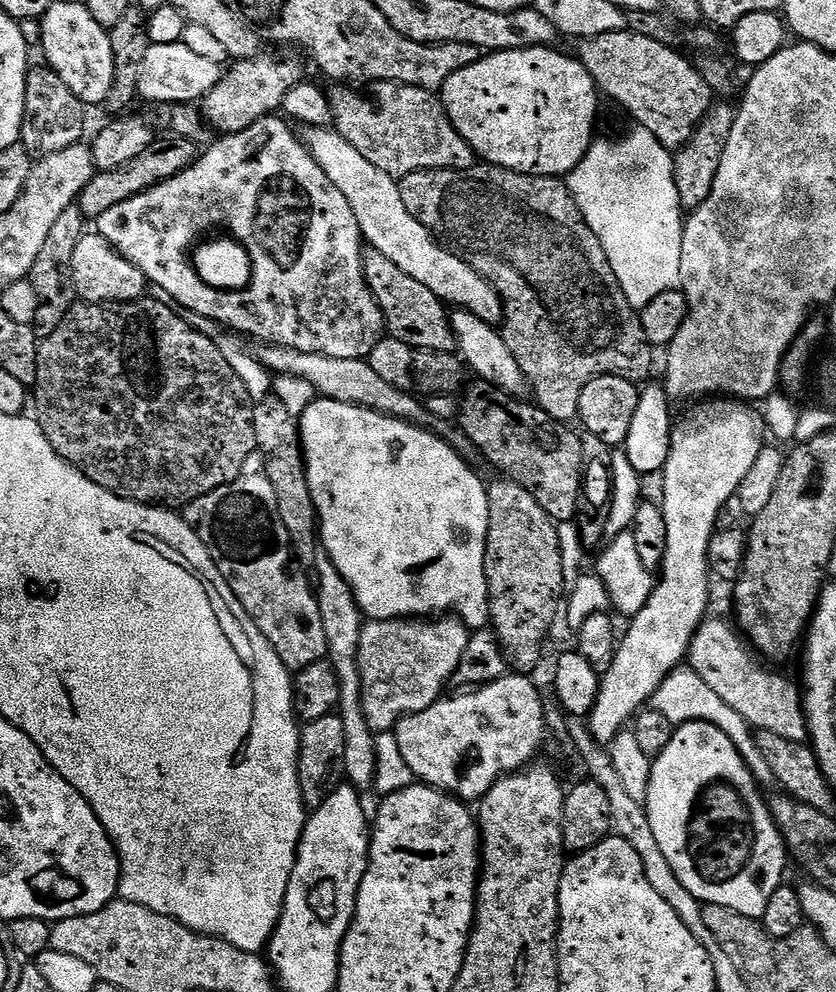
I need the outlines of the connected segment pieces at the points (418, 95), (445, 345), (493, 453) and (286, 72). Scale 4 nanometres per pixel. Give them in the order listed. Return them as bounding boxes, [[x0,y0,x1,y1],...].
[[327,82,478,178],[364,250,457,351],[458,383,586,522],[202,54,304,134]]

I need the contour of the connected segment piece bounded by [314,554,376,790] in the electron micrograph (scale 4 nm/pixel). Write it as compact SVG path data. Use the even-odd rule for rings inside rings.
M326 554L316 557L314 565L314 591L318 610L322 614L322 630L326 632L327 660L334 666L334 674L338 674L340 687L340 706L338 715L342 718L342 726L346 730L346 758L344 759L343 779L357 790L371 789L375 776L375 742L376 736L369 730L366 714L360 701L360 671L358 670L358 638L362 634L366 620L362 615L352 587L338 574L334 562Z

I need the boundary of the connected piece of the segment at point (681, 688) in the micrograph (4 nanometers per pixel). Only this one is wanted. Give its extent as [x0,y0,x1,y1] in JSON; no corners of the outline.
[650,668,777,790]

